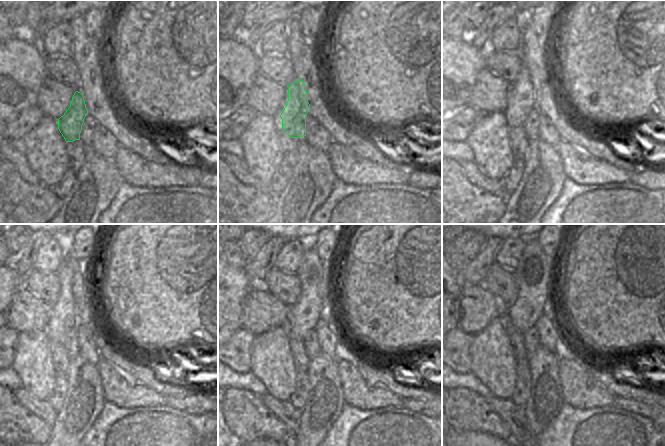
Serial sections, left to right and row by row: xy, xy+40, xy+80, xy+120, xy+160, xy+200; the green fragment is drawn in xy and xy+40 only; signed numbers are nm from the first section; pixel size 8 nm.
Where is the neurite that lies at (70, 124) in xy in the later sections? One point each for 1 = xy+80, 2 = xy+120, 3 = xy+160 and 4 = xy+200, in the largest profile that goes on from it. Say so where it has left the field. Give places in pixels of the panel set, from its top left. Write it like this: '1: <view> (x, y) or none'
1: xy+80 (520, 103)
2: xy+120 (75, 319)
3: xy+160 (302, 316)
4: xy+200 (535, 273)

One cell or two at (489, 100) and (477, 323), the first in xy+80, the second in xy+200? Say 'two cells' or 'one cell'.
one cell

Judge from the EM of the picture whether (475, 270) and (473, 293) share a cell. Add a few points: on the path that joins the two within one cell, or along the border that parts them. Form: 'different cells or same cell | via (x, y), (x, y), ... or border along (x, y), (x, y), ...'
different cells | border along (464, 283), (483, 286)

